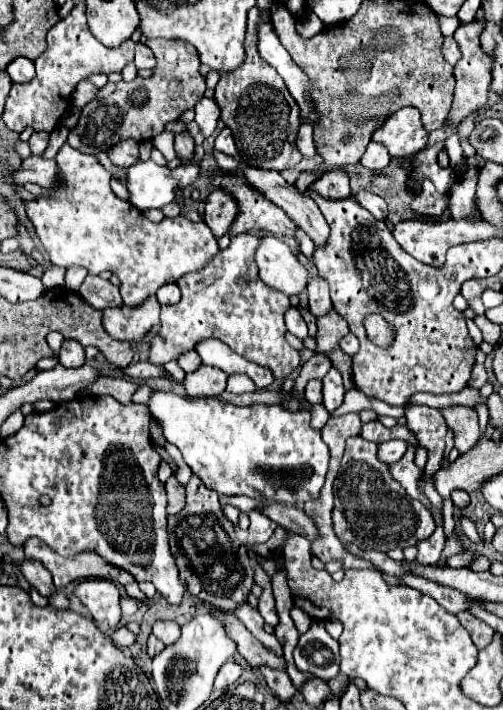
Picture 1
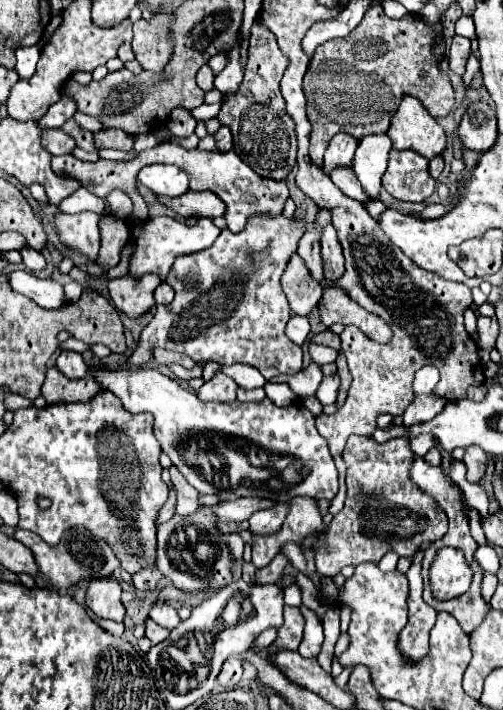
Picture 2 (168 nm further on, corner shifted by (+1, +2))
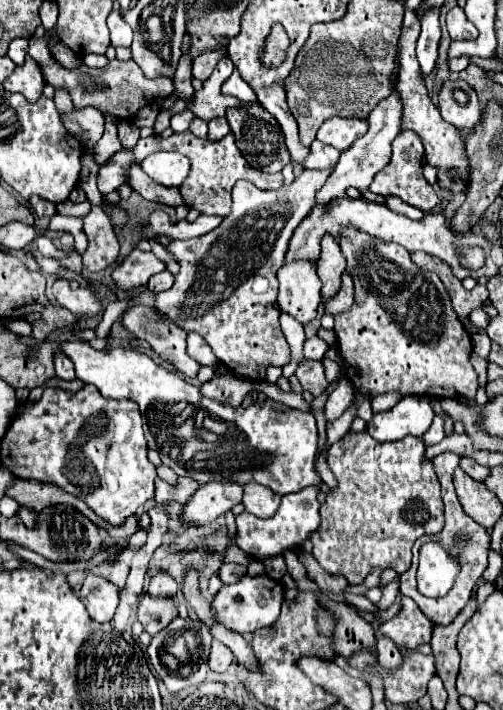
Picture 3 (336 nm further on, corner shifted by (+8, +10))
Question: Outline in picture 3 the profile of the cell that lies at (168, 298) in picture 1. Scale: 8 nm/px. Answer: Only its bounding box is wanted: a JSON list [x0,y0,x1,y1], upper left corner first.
[146,270,174,292]

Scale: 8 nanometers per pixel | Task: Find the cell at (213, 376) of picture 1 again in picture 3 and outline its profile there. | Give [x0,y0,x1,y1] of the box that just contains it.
[200,372,252,408]

